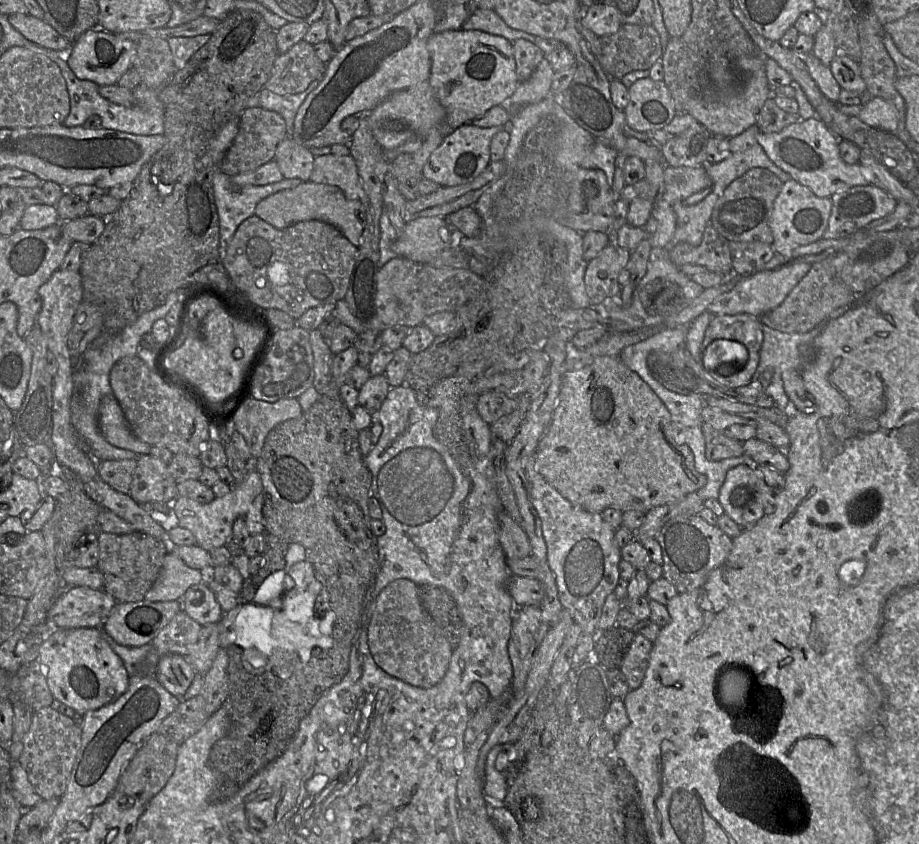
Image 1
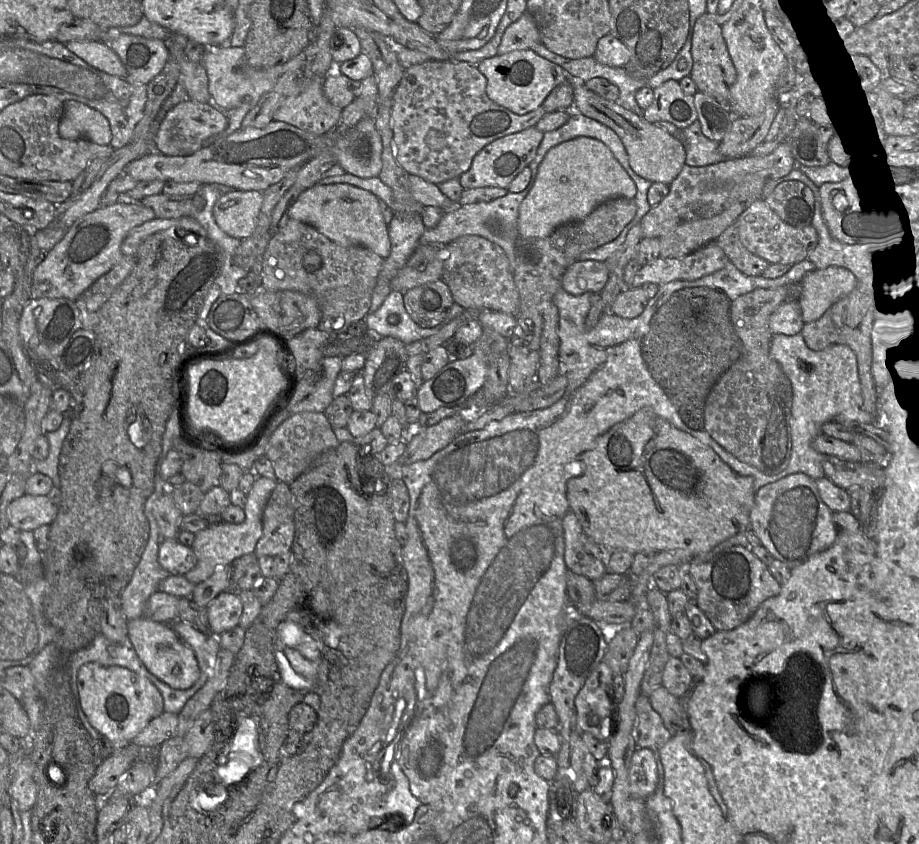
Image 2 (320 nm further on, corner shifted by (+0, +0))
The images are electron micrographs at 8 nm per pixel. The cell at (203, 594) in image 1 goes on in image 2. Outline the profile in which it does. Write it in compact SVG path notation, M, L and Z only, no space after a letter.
M233 590L221 592L207 606L210 632L216 636L239 625L242 601Z

